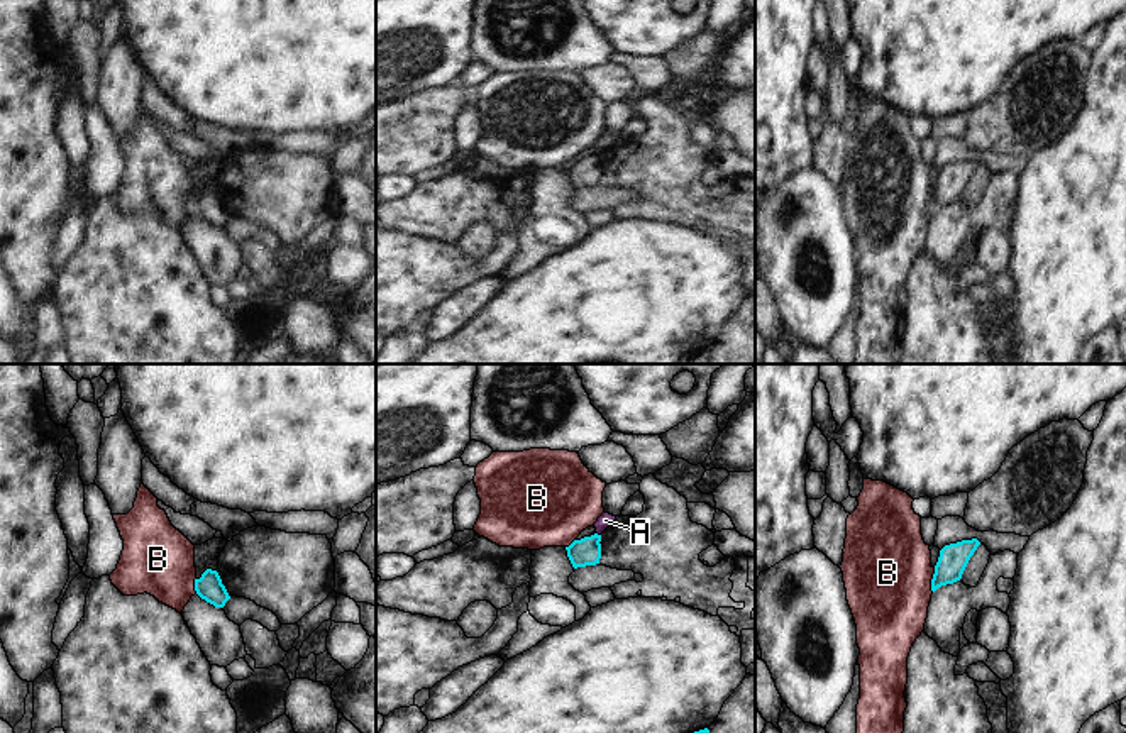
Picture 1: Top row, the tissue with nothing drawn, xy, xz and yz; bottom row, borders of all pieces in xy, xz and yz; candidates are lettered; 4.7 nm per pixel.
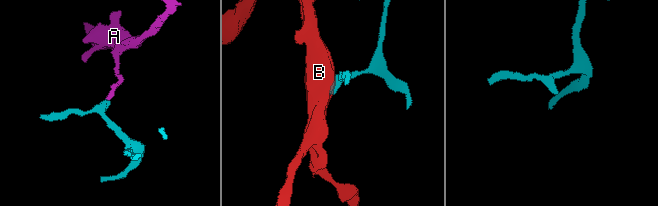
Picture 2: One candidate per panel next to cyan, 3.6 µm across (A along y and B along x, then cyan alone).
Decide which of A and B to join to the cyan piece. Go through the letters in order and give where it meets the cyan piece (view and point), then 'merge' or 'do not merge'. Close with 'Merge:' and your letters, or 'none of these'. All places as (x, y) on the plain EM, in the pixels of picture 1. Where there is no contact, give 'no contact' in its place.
A: xz (596, 154) | do not merge
B: yz (932, 200) | do not merge
Merge: none of these

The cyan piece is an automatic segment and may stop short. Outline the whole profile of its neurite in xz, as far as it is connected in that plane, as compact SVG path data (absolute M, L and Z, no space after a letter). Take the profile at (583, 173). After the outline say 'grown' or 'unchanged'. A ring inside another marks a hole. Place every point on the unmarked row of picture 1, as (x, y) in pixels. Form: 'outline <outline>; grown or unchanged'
outline M594 154L591 157L584 157L581 161L574 161L567 171L567 178L574 190L596 186L601 179L601 156Z; unchanged

